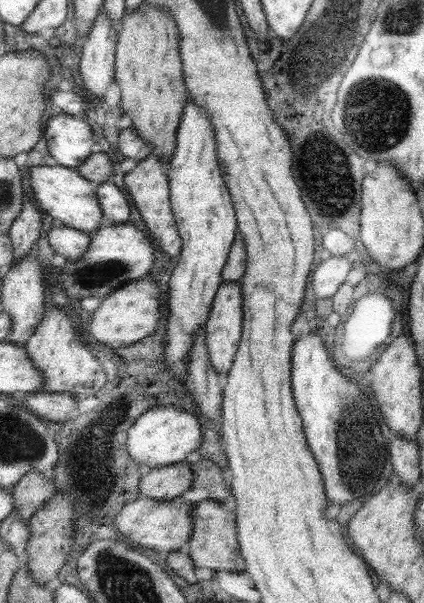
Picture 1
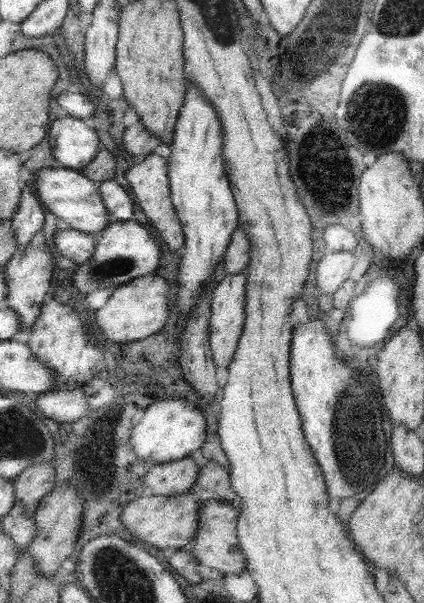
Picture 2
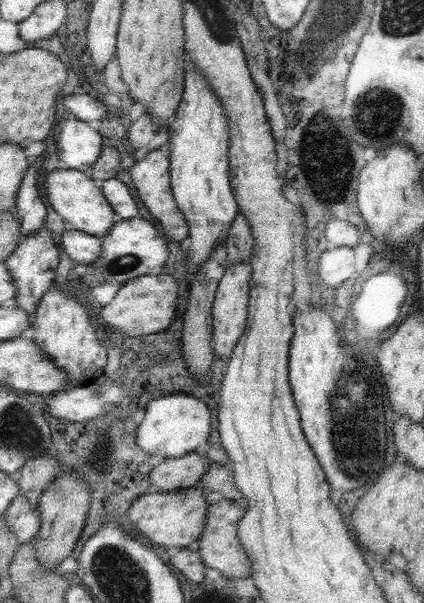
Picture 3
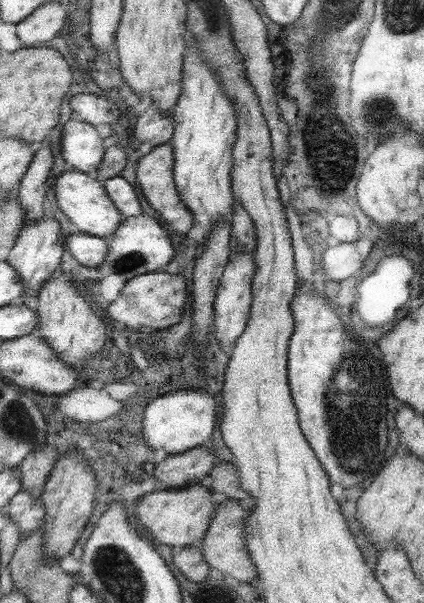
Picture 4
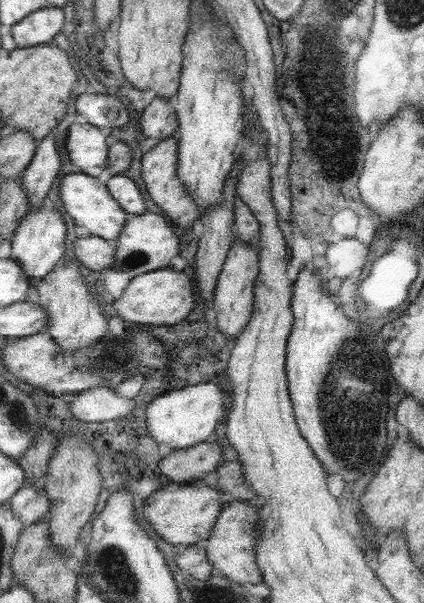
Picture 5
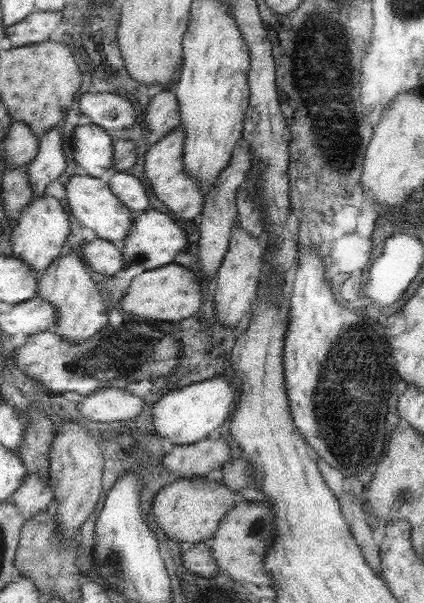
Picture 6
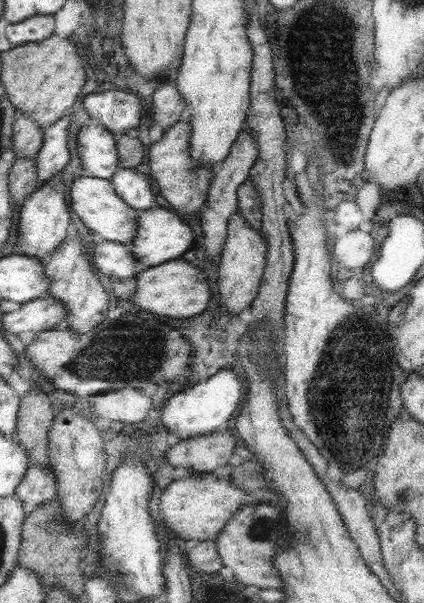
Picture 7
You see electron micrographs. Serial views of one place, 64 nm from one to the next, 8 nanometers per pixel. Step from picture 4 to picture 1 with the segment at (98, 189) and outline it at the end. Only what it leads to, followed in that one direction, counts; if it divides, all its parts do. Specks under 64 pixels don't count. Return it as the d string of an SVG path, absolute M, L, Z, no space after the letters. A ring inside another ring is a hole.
M48 162L45 165L30 167L27 178L37 210L50 216L55 224L88 234L92 234L101 226L101 209L94 192L95 185L77 174L76 169Z

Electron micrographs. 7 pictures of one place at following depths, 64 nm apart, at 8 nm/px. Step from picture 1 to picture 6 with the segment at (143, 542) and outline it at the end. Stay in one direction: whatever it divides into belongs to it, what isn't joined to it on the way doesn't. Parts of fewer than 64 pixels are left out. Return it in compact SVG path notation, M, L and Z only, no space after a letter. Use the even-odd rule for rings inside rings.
M195 475L187 479L175 479L166 484L153 496L149 506L149 522L156 533L176 543L199 543L212 537L222 514L225 514L237 498L234 492L220 482L208 481L204 476Z

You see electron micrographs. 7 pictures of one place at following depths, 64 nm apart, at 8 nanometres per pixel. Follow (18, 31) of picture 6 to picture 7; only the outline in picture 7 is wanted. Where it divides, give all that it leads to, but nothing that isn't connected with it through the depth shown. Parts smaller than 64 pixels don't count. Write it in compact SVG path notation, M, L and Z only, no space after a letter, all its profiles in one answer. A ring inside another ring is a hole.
M33 15L21 22L5 26L3 41L7 42L8 47L39 42L52 35L53 27L52 15Z

